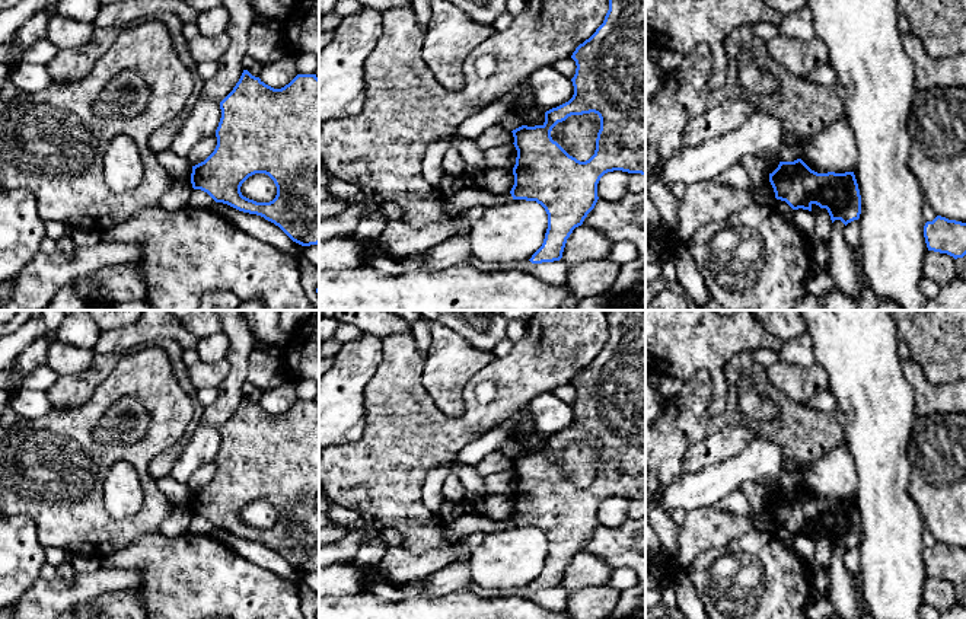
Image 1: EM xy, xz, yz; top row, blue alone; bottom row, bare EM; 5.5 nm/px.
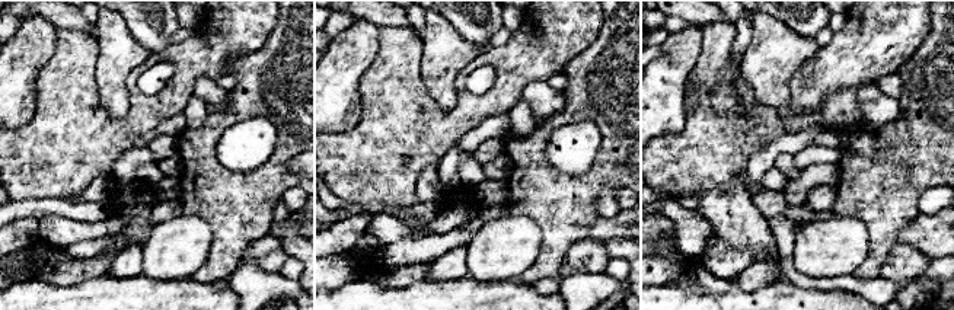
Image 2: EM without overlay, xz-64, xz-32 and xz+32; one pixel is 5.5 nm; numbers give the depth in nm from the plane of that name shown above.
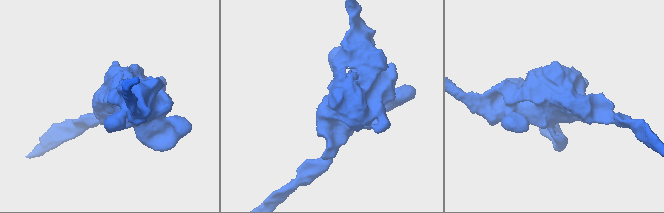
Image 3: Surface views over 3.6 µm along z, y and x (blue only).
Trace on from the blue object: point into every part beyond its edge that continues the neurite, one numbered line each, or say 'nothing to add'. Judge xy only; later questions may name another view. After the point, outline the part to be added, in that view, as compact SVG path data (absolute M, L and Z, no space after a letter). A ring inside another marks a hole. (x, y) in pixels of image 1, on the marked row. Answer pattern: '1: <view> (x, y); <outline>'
nothing to add

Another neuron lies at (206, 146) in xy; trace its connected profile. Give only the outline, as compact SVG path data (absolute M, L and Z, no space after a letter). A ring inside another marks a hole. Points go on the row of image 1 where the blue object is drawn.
M216 134L207 138L203 138L188 154L188 160L192 166L204 162L216 149L217 137Z

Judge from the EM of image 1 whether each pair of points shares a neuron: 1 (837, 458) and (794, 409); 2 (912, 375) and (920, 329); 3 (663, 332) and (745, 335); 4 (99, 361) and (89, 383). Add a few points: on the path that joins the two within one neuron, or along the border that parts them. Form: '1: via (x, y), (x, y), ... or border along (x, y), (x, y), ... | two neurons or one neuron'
1: border along (845, 443), (828, 450), (802, 469) | two neurons
2: border along (911, 357), (931, 382), (941, 383) | two neurons
3: via (684, 335), (724, 335) | one neuron
4: via (99, 367), (92, 377) | one neuron

